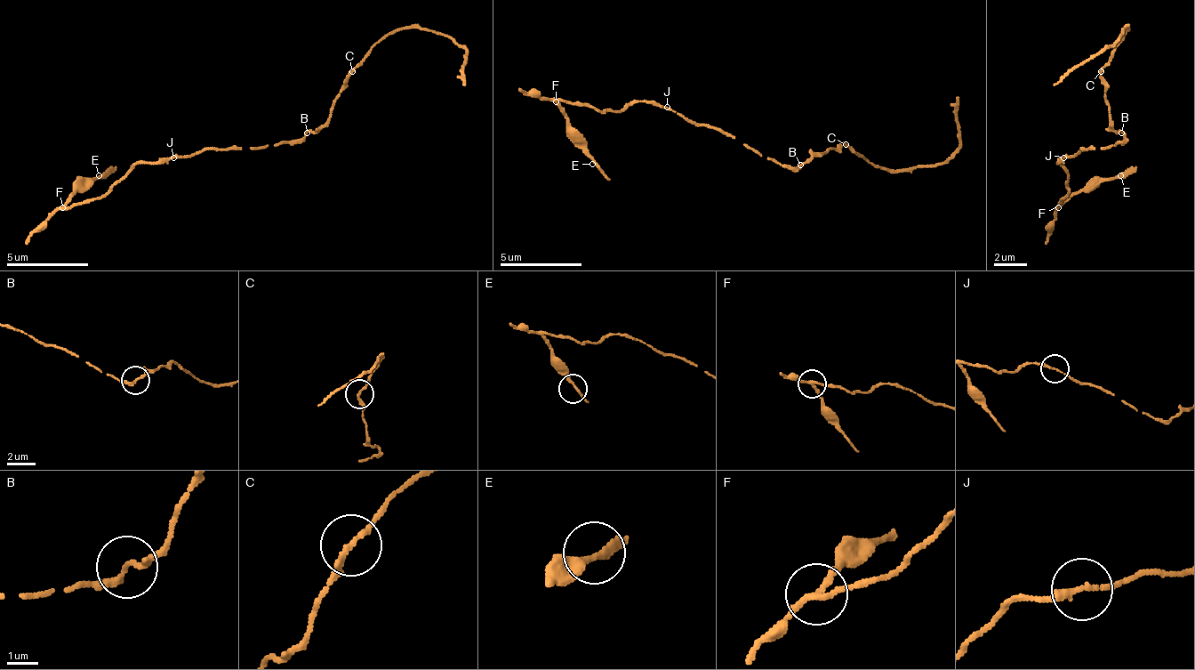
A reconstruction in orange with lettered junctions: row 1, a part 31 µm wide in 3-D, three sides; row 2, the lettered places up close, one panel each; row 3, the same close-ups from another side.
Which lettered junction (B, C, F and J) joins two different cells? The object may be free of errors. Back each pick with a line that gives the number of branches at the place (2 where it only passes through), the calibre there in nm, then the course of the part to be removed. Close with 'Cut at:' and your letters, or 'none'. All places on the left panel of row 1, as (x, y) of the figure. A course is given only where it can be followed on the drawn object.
F: branches 3; calibre 180 nm; course (61, 208), (115, 166)
Cut at: F

